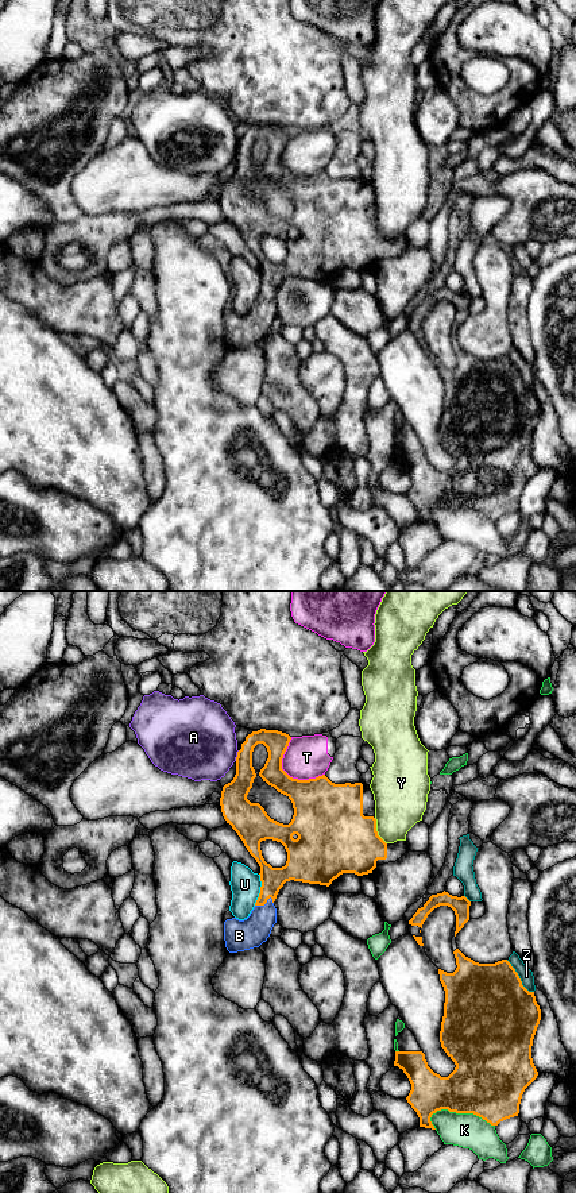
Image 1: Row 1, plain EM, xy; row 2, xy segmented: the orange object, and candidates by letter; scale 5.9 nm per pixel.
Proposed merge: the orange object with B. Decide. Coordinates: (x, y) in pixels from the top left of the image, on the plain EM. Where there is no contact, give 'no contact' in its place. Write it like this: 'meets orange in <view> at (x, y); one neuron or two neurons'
meets orange in xy at (263, 300); one neuron

